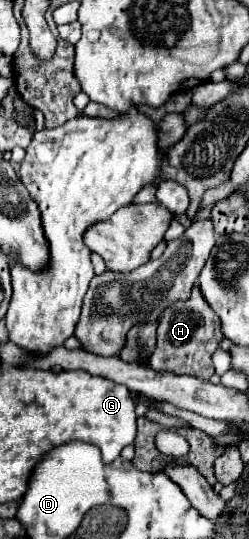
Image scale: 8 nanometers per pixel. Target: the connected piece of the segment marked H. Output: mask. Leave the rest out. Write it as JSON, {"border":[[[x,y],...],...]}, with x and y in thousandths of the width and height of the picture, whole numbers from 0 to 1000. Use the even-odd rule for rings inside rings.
{"border":[[[783,529],[767,536],[751,558],[703,558],[695,566],[679,566],[639,592],[647,596],[631,610],[631,640],[598,670],[606,681],[622,688],[687,688],[711,696],[775,696],[791,703],[839,703],[855,696],[847,659],[871,647],[880,633],[896,629],[896,618],[871,584],[855,581],[855,573],[839,573],[831,558],[807,551],[799,532]]]}

